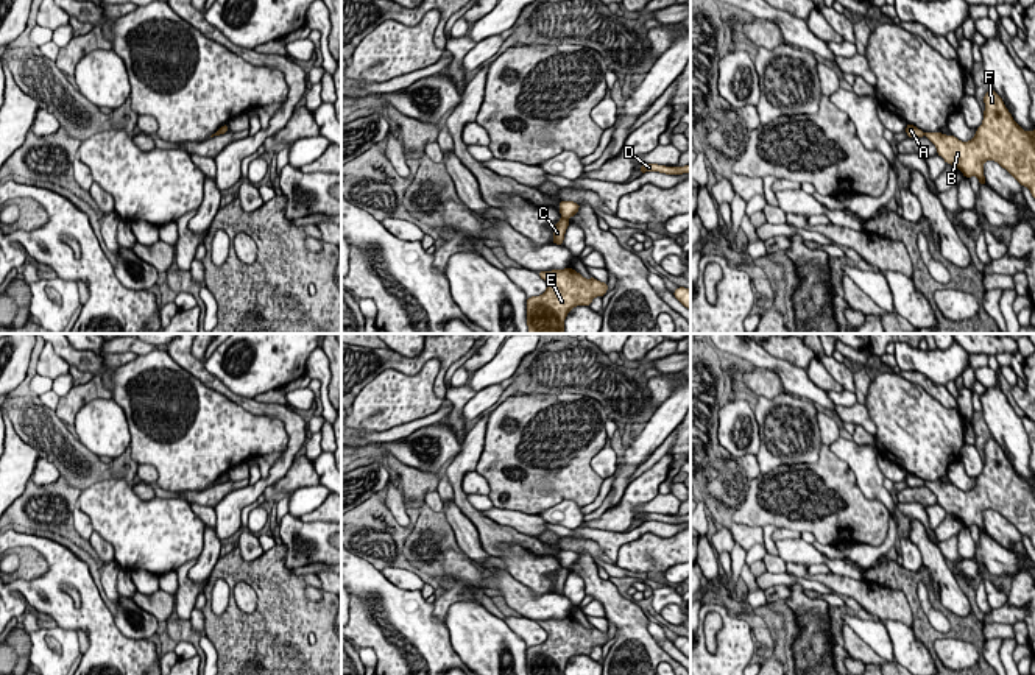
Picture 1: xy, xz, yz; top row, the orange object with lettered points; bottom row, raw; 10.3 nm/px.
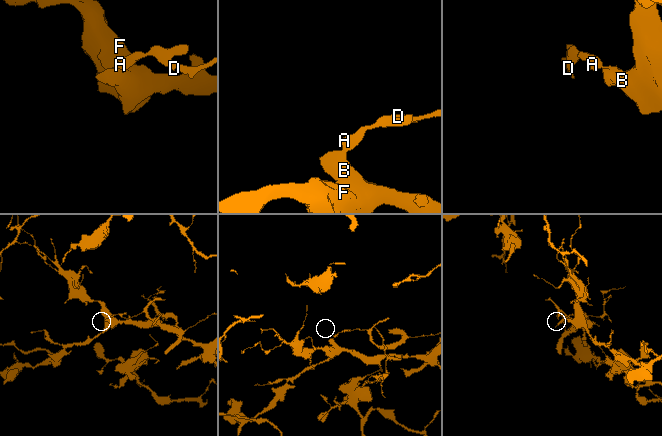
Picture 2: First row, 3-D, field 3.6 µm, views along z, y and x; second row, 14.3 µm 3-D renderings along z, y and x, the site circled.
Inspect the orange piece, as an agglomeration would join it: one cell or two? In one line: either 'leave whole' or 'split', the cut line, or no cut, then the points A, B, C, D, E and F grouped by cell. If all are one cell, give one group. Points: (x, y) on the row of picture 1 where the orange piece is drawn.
split; cut xz (561, 217), (566, 220); groups A D / B C E F

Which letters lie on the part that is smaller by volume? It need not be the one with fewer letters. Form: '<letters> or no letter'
A, D

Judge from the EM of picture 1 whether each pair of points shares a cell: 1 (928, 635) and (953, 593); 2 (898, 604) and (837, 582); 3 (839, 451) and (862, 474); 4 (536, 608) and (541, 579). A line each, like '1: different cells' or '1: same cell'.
1: different cells
2: same cell
3: same cell
4: different cells

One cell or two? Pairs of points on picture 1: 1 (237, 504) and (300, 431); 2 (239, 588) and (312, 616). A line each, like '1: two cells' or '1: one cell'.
1: one cell
2: two cells

